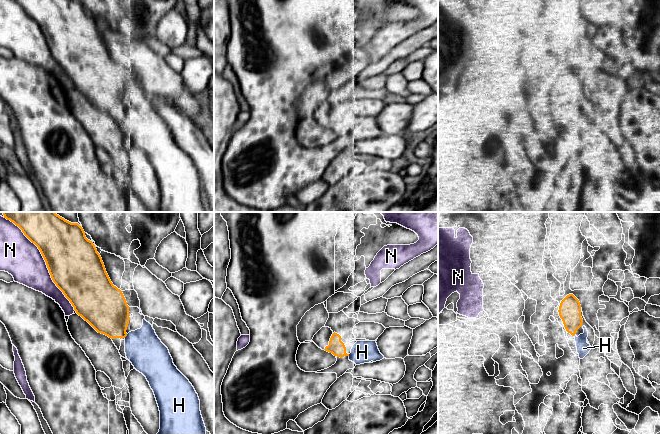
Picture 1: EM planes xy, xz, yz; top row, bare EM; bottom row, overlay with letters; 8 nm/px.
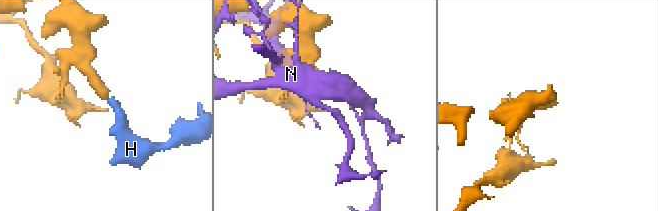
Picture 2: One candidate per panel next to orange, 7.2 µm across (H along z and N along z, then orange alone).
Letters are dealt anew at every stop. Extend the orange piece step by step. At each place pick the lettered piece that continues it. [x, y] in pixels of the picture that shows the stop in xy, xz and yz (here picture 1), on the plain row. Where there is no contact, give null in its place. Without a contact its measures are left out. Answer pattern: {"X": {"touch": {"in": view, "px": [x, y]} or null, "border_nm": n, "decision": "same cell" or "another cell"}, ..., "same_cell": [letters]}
{"H": {"touch": {"in": "xy", "px": [125, 112]}, "border_nm": 40, "decision": "same cell"}, "N": {"touch": {"in": "xy", "px": [47, 43]}, "border_nm": 850, "decision": "another cell"}, "same_cell": ["H"]}

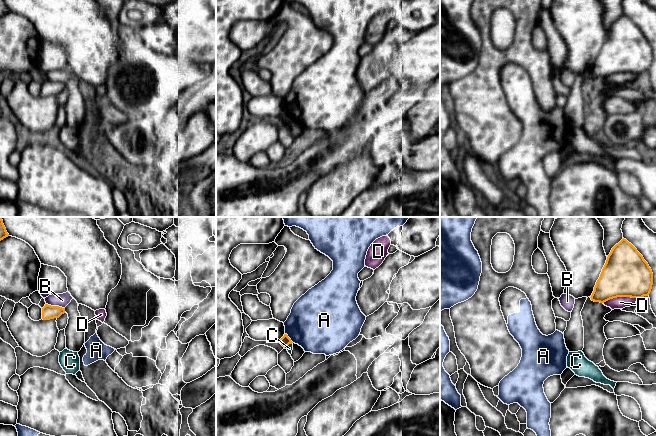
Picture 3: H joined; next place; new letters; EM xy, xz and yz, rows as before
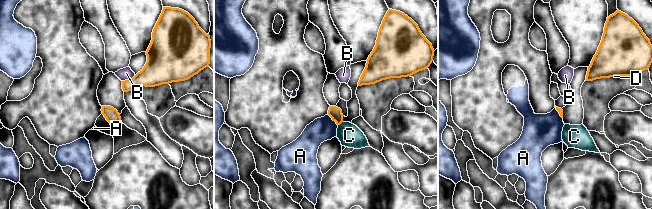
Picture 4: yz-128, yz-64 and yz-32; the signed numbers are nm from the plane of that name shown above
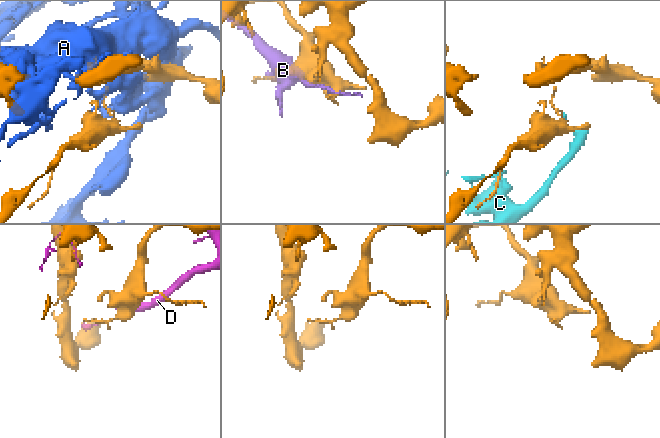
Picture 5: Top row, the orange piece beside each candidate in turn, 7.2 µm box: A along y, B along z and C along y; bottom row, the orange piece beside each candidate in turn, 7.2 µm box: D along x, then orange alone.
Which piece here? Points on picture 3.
{"A": {"touch": {"in": "xz", "px": [289, 114]}, "border_nm": 100, "decision": "another cell"}, "B": {"touch": {"in": "xy", "px": [55, 82]}, "border_nm": 160, "decision": "another cell"}, "C": {"touch": {"in": "xz", "px": [288, 120]}, "border_nm": 80, "decision": "another cell"}, "D": {"touch": {"in": "yz", "px": [620, 72]}, "border_nm": 300, "decision": "another cell"}, "same_cell": []}

